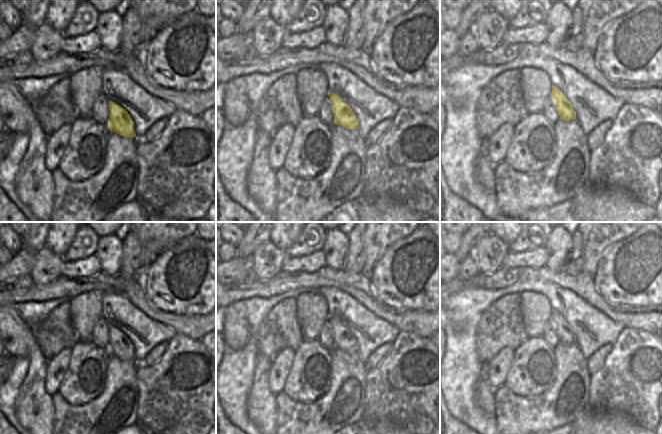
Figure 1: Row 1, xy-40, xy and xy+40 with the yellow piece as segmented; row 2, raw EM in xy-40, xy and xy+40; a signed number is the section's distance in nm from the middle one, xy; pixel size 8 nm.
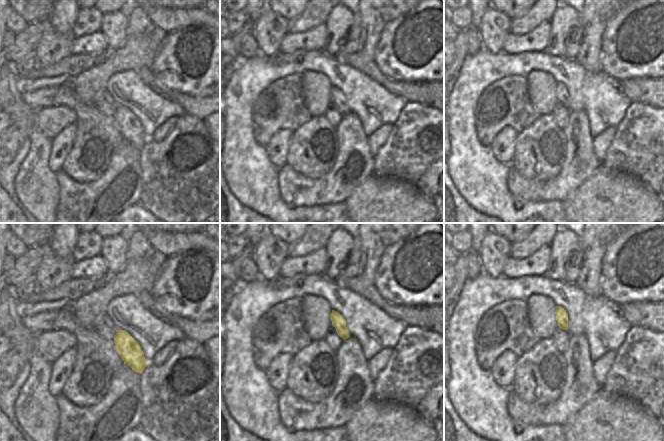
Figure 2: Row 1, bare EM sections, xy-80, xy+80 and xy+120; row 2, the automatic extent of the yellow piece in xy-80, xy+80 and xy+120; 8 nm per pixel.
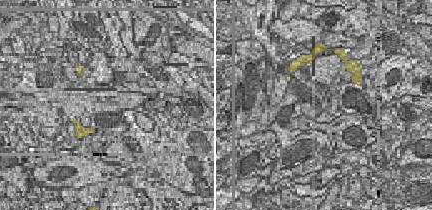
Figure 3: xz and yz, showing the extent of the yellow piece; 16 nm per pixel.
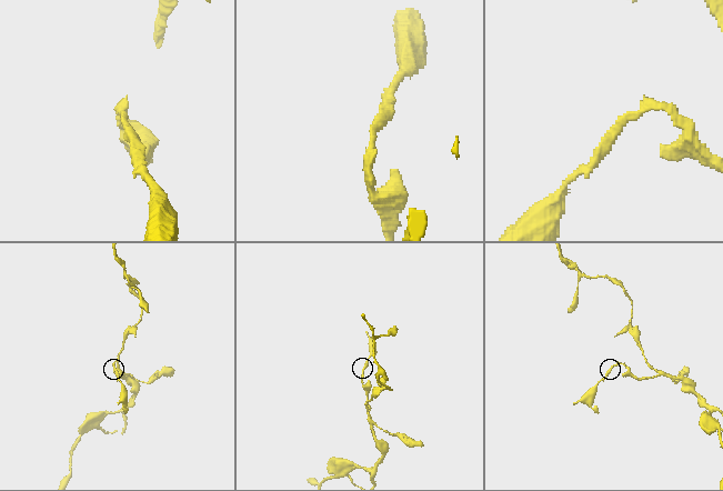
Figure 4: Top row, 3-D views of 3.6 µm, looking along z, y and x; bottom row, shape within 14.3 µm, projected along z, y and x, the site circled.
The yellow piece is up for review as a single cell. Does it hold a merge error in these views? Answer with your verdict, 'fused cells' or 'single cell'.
fused cells

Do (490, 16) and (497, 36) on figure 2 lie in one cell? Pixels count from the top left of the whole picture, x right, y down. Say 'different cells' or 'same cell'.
same cell

